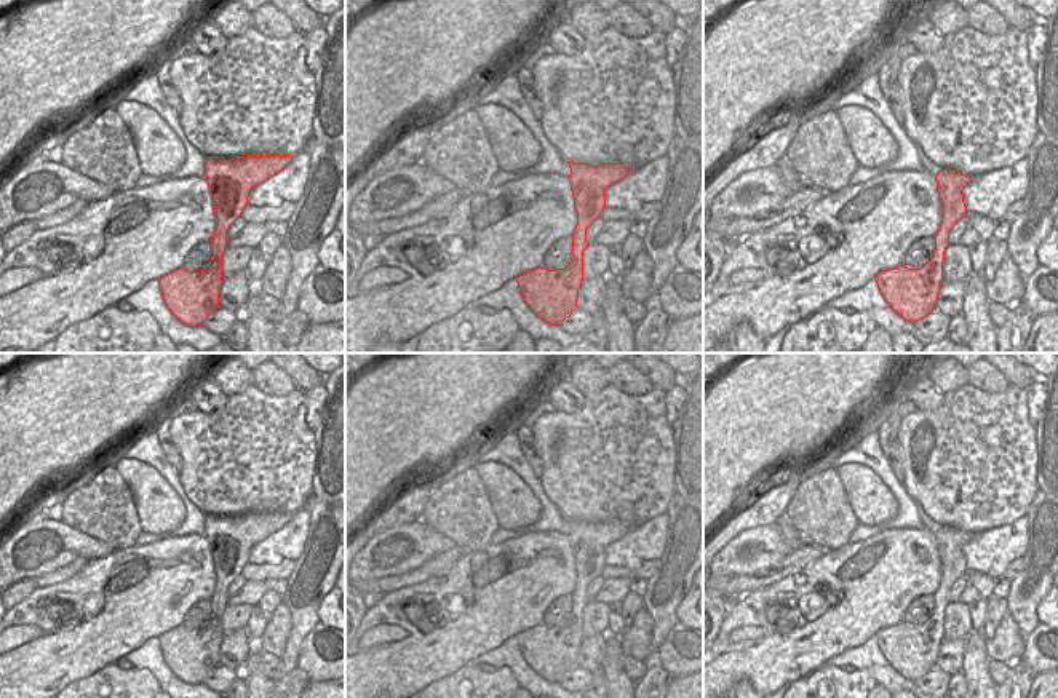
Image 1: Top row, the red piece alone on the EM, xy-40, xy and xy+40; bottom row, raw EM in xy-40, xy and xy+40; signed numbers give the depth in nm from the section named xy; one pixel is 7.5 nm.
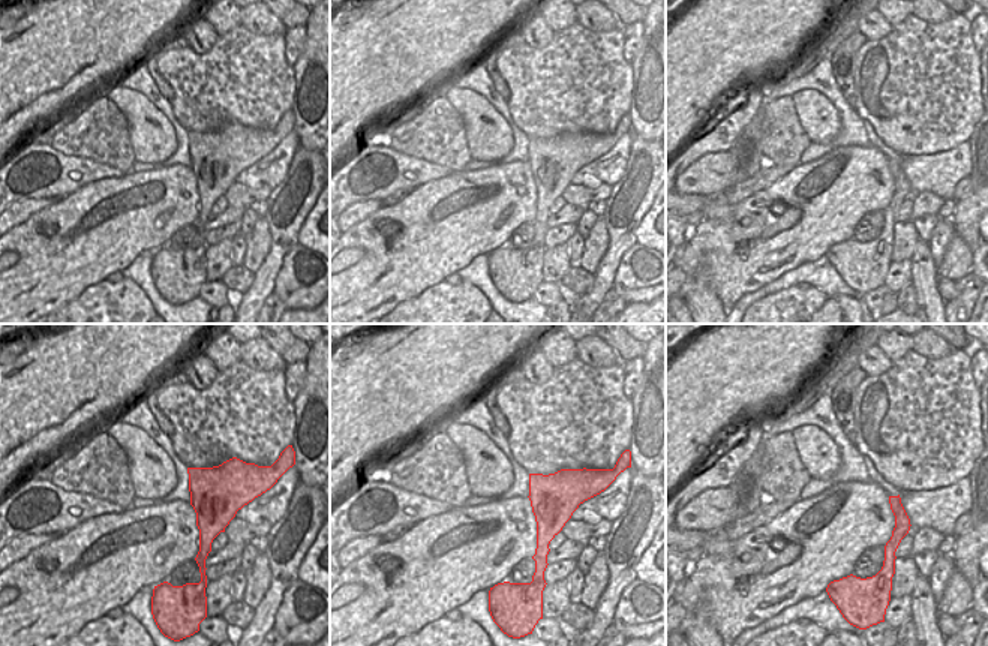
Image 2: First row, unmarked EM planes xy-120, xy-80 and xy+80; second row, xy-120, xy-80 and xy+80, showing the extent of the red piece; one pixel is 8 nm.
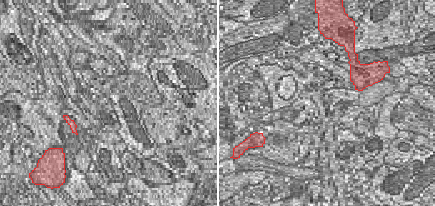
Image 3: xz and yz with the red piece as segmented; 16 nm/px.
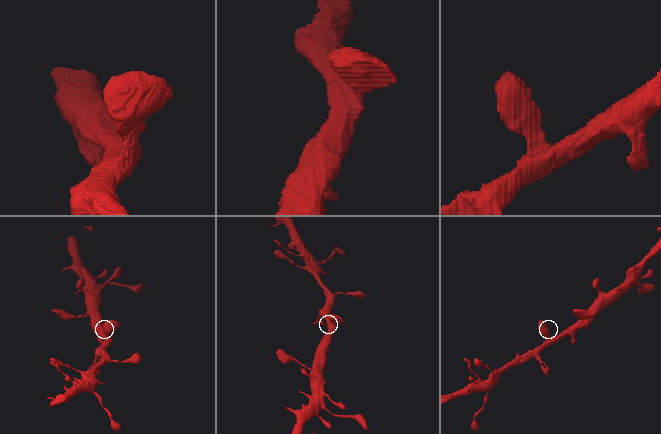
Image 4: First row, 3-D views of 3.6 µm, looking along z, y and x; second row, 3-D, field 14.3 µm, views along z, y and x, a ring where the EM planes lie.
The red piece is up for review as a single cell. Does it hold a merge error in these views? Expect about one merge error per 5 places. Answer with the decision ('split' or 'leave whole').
leave whole

